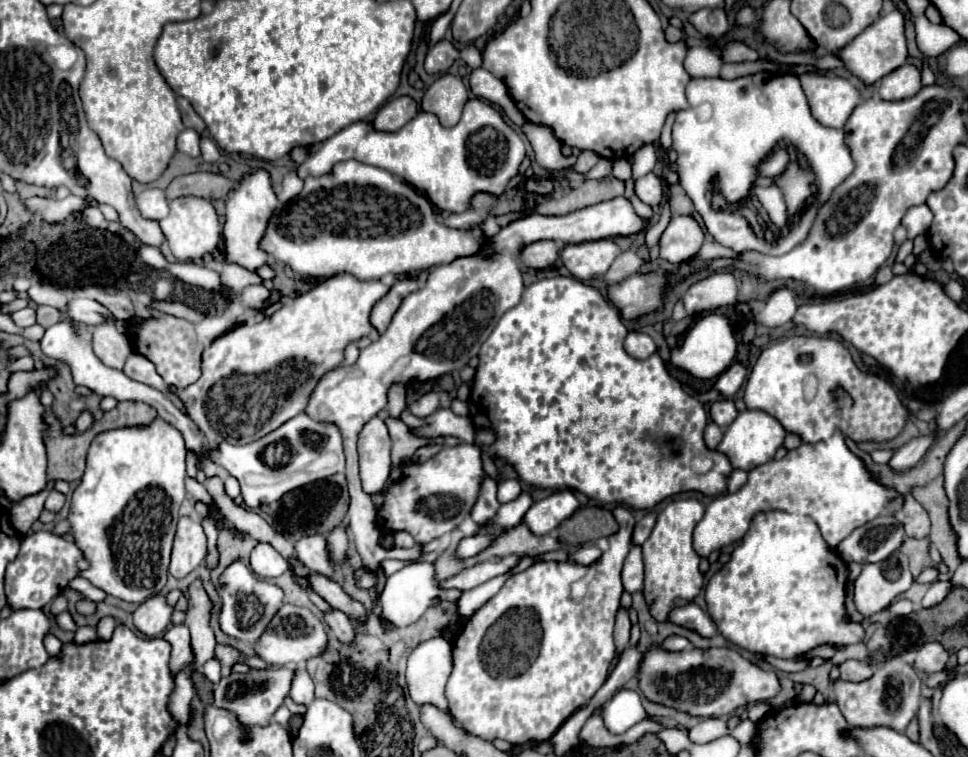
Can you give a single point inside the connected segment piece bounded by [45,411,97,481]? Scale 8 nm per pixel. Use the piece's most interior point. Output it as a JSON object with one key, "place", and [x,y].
{"place":[67,454]}

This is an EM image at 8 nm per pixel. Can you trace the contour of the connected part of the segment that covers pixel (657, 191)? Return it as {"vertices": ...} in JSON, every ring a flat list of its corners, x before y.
{"vertices":[[647,173,645,177,635,181,635,191,641,201,649,205,659,205,663,199,663,185,655,173]]}

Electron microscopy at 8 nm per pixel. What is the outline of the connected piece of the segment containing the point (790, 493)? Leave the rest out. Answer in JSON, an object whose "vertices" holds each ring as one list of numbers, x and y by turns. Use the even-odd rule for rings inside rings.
{"vertices":[[837,431,831,441,803,443,797,449,791,449,783,459,771,459,769,463,755,467,749,471,747,483,737,493,715,497,707,505,703,519,695,525,693,549,699,557,707,557,721,547,739,541,745,535,745,529,749,529,753,513,765,509,781,509,813,517,825,541,835,549,857,527,881,515,883,507,895,497,899,497,899,493,881,485,865,467,863,459,845,445,845,435]]}

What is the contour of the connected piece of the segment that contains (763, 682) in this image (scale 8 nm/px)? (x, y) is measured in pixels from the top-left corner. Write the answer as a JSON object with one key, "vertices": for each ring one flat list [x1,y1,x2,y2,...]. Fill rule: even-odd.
{"vertices":[[659,645,645,651,641,663,639,687,649,701,675,707,689,715,723,717,739,707,773,699,779,693,779,679,773,671,763,671,743,659,737,651,721,649,691,649,685,653,665,653]]}

